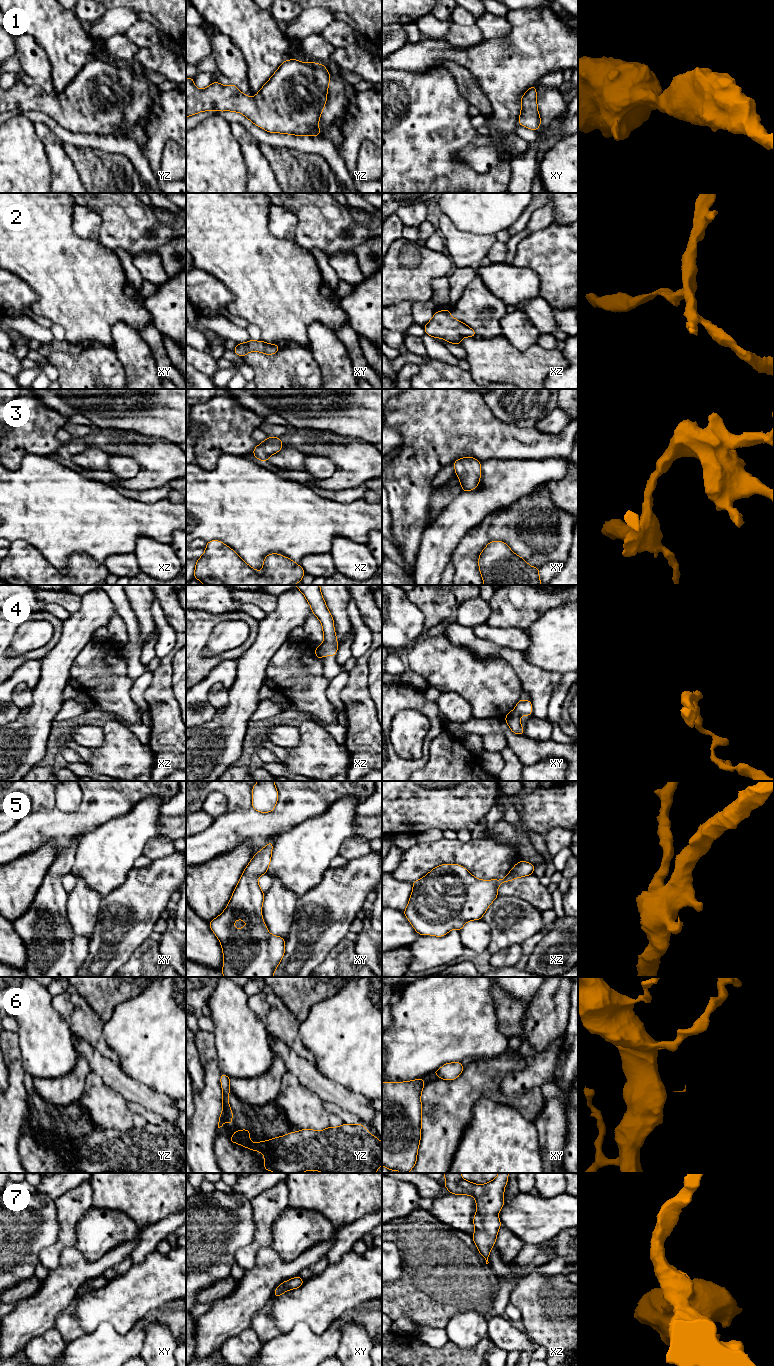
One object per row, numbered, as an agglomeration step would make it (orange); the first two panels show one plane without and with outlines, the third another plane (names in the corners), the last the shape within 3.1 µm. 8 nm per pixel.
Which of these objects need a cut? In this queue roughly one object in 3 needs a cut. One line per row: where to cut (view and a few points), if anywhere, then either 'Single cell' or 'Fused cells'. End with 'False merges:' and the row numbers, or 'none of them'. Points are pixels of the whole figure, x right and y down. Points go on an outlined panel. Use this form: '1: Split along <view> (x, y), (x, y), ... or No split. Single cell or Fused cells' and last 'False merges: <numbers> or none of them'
1: No split. Single cell
2: No split. Single cell
3: No split. Single cell
4: Split along xz (317, 647), (323, 655). Fused cells
5: No split. Single cell
6: Split along xy (421, 1120), (420, 1126). Fused cells
7: No split. Single cell
False merges: 4, 6

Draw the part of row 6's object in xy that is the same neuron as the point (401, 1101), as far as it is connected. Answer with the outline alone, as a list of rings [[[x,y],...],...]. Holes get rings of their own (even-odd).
[[[424,1078],[382,1083],[382,1166],[408,1173],[416,1164],[421,1139],[421,1092]]]

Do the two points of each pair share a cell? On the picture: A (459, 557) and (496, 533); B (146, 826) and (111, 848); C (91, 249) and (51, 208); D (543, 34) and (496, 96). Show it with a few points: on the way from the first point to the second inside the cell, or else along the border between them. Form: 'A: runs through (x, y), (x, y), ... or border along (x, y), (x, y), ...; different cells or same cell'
A: runs through (468, 549), (484, 533), (487, 533); same cell
B: runs through (137, 827), (120, 841); same cell
C: runs through (78, 246), (53, 221); same cell
D: runs through (529, 49), (504, 74), (504, 81); same cell

